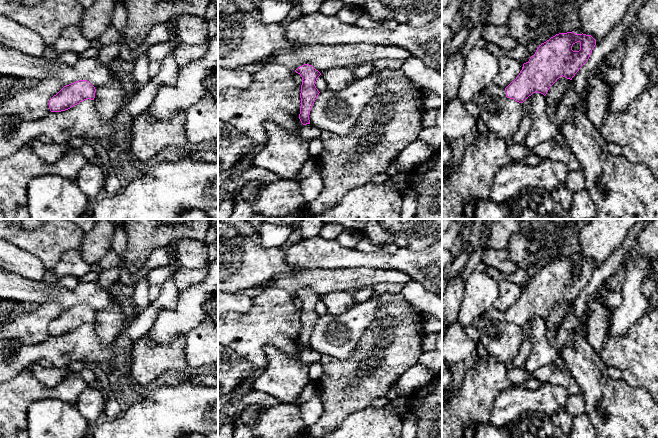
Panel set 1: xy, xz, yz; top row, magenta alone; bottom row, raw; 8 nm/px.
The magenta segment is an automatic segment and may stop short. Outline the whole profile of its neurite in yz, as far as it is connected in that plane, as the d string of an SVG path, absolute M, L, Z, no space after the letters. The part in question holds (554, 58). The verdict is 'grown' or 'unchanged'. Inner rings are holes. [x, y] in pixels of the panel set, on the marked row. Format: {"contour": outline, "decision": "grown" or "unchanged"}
{"contour": "M573 31L559 33L551 37L546 42L539 45L535 54L529 61L523 64L522 70L514 81L505 89L495 84L490 85L485 90L477 93L475 98L481 94L490 94L494 96L507 97L523 103L533 93L541 93L544 96L549 88L561 77L572 80L579 69L588 61L596 40L591 35L576 34Z", "decision": "grown"}

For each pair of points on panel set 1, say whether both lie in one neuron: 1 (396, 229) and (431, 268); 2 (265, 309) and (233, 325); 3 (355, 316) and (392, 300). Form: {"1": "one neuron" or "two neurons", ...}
{"1": "two neurons", "2": "one neuron", "3": "two neurons"}

